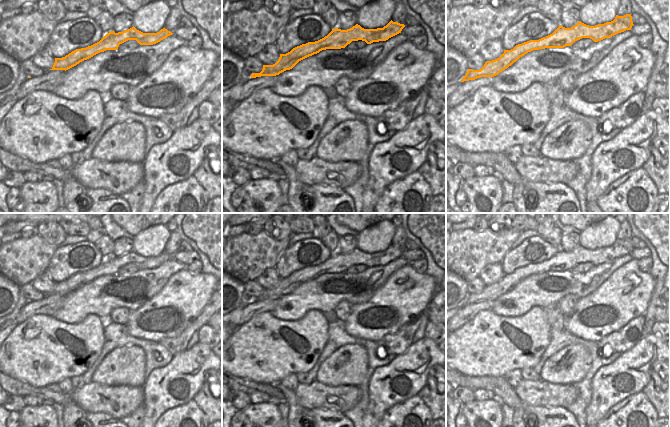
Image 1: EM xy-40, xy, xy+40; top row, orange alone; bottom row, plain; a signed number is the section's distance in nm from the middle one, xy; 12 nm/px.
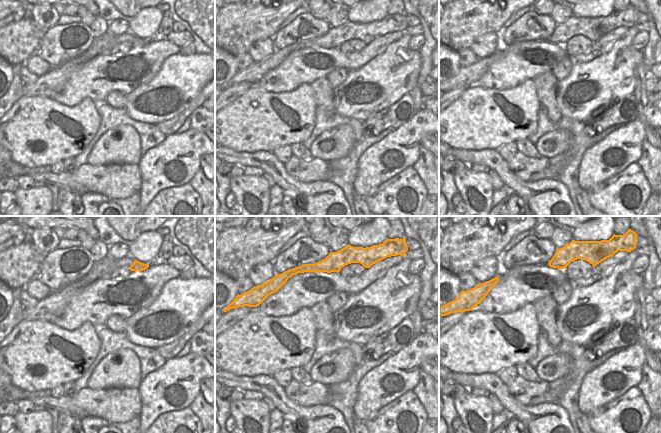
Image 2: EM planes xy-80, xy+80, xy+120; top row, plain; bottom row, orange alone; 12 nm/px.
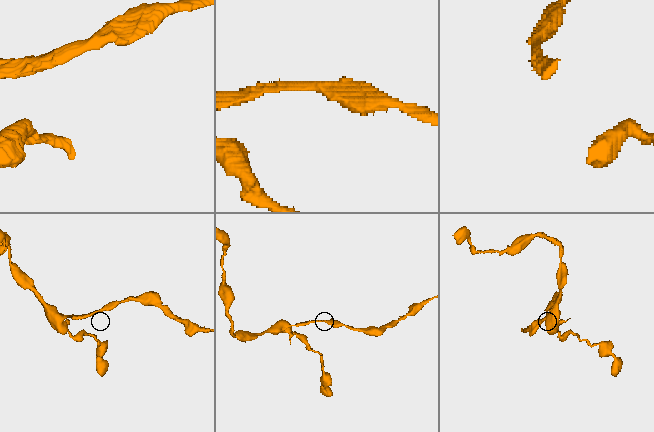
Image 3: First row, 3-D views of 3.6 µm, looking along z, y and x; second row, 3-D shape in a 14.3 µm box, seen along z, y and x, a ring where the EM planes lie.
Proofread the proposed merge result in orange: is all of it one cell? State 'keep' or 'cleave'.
keep

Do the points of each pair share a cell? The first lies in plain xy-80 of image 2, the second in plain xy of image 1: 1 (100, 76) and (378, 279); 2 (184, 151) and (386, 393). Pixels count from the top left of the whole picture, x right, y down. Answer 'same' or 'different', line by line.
1: same
2: same

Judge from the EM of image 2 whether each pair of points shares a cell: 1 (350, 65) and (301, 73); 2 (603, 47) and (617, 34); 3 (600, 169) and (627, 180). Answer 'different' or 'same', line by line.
1: same
2: same
3: different

